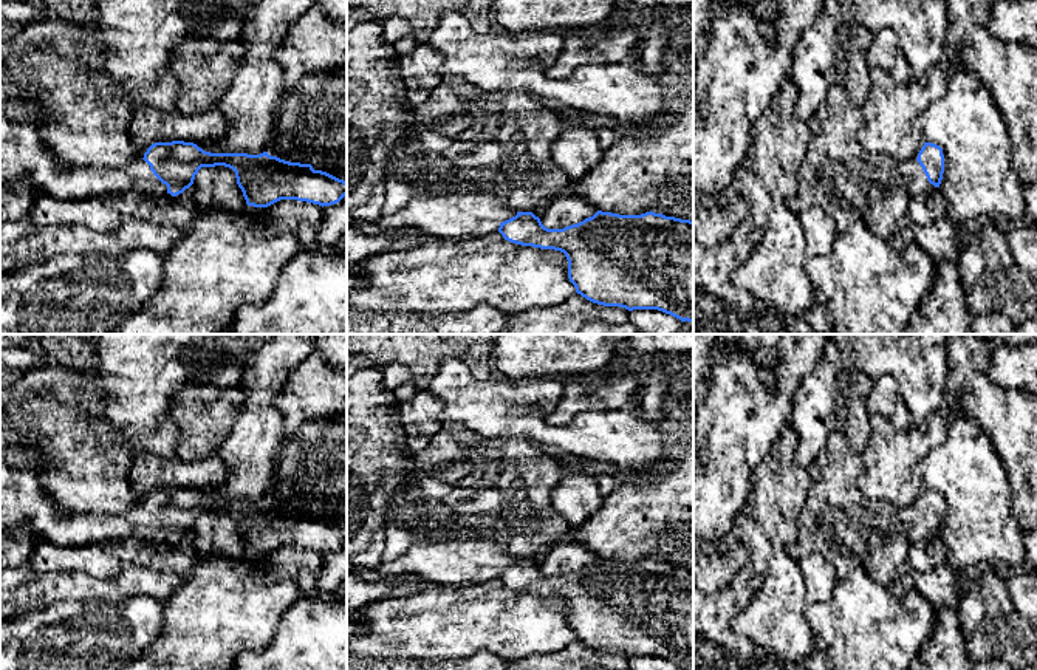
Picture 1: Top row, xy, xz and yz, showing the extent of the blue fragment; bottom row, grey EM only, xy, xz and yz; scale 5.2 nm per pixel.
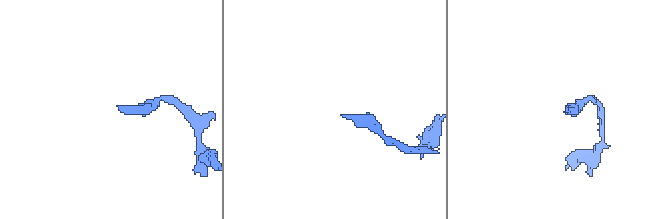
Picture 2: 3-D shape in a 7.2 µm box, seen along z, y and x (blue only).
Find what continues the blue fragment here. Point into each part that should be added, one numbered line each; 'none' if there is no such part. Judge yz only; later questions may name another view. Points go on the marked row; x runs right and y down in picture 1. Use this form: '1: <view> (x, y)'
1: yz (912, 174)

